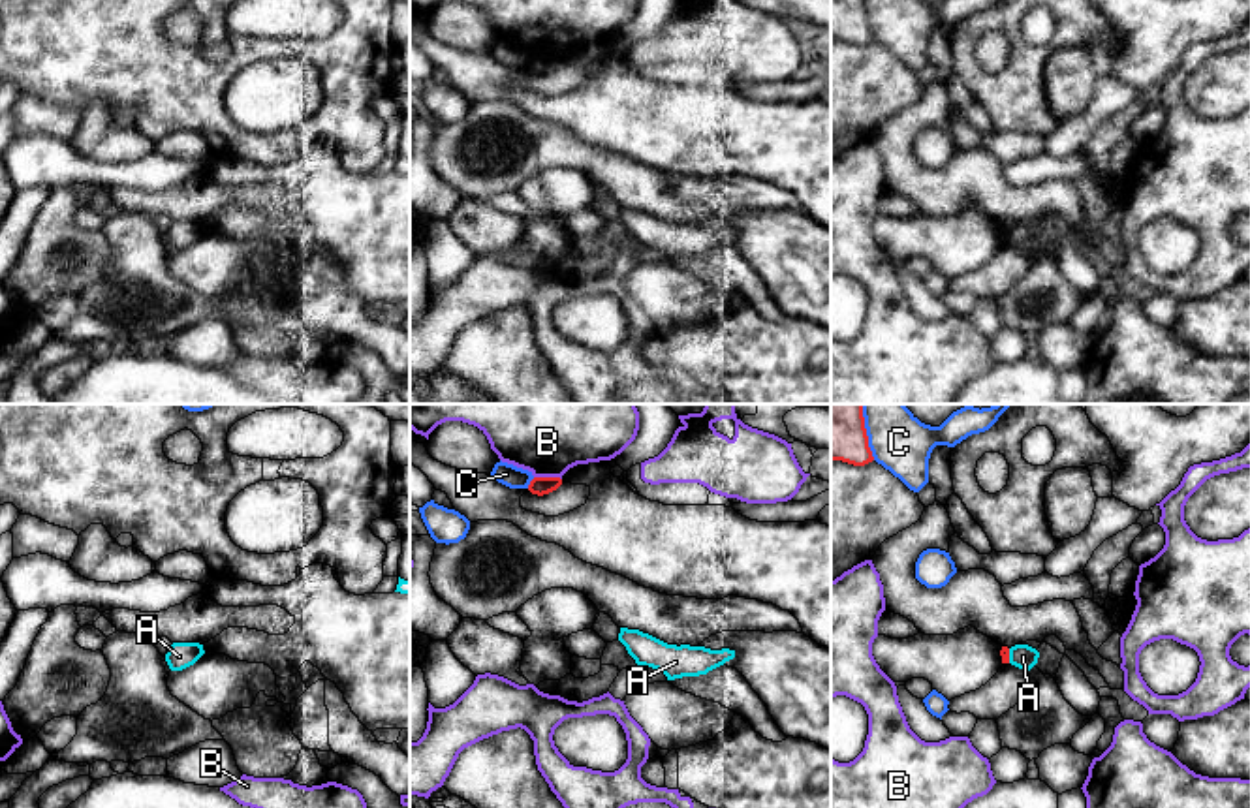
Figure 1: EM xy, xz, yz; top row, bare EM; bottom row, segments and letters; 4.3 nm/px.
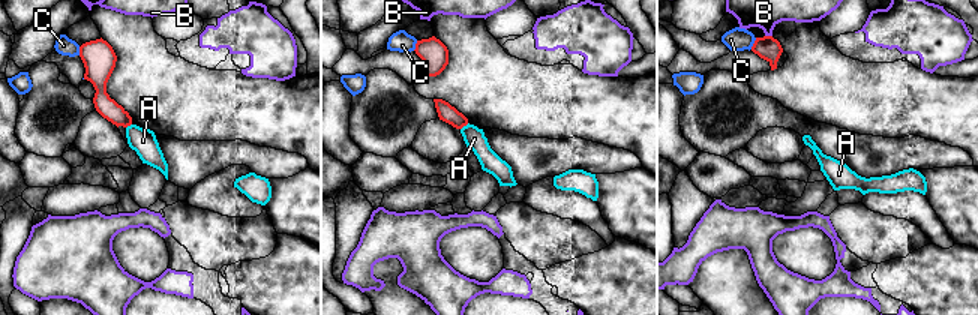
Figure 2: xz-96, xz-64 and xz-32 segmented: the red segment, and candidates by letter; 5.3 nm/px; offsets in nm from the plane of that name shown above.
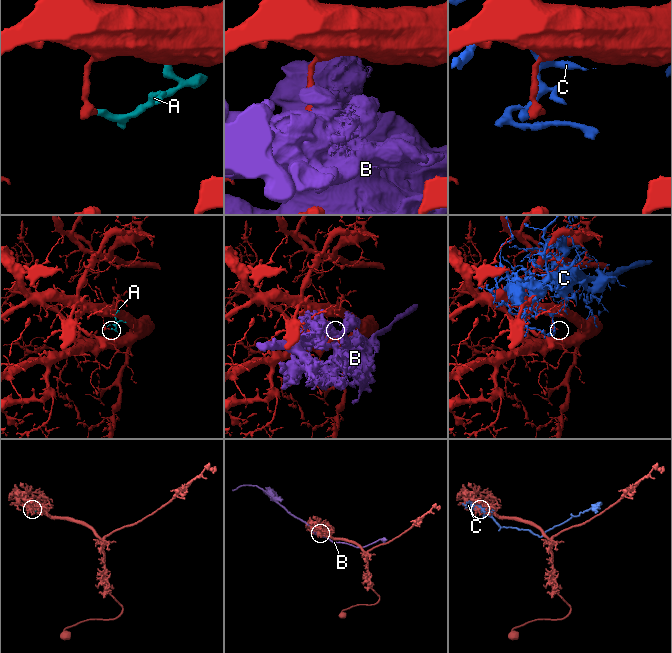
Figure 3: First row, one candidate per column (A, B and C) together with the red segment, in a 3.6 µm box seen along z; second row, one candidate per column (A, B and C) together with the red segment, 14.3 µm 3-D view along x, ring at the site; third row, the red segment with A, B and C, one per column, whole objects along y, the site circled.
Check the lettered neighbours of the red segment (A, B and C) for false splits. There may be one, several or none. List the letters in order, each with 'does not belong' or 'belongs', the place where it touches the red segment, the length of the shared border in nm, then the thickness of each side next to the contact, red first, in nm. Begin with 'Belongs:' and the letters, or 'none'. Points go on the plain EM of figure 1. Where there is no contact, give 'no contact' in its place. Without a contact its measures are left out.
Belongs: none
A: does not belong; meets red in yz at (1008, 235); contact 60 nm long; 50 nm thick on the red side, 110 nm on the other
B: does not belong; meets red in xz at (547, 57); contact 120 nm long; 80 nm thick on the red side, 240 nm on the other
C: does not belong; meets red in yz at (867, 19); contact 180 nm long; 180 nm thick on the red side, 240 nm on the other

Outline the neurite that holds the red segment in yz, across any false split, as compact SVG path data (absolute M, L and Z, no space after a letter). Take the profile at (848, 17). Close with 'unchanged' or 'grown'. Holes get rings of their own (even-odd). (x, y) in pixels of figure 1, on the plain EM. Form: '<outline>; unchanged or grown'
M831 0L831 39L865 45L874 39L865 0Z; unchanged

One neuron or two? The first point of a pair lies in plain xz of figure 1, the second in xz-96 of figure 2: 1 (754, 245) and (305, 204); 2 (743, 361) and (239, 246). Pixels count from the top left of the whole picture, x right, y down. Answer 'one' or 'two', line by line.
1: one
2: two

